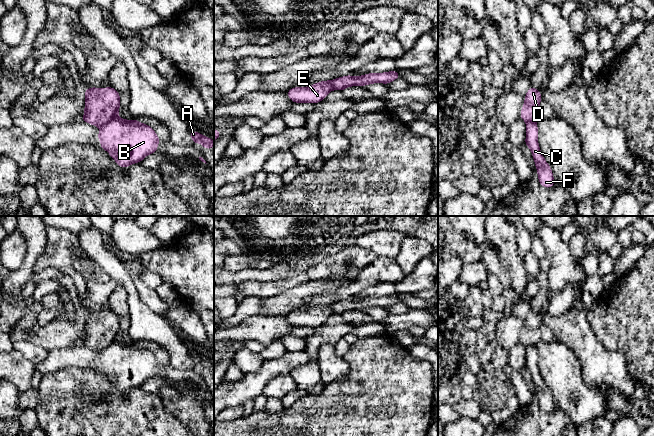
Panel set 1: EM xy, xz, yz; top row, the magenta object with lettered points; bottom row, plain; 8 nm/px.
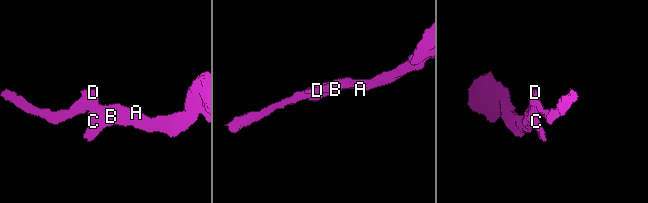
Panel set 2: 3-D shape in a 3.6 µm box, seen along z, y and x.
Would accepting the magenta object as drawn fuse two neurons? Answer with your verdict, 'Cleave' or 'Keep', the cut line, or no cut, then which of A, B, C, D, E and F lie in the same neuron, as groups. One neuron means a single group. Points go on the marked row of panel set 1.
Cleave. Split along xy (116, 115), (100, 127). Groups: A B C F / D E

